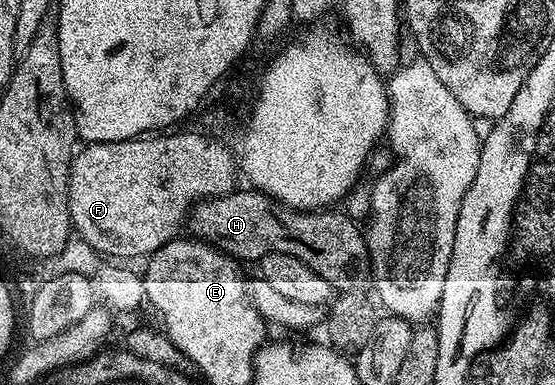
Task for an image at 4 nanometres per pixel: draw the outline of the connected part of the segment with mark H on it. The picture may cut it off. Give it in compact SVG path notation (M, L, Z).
M245 187L245 190L225 194L224 197L207 197L197 202L187 214L187 229L198 241L212 245L214 249L236 259L238 262L260 262L263 255L278 253L279 255L295 255L299 263L311 267L315 275L327 279L327 283L335 291L342 293L356 293L364 290L371 281L369 268L369 252L365 246L365 235L362 226L356 225L349 217L344 217L337 211L298 211L273 200L268 193L254 191Z

